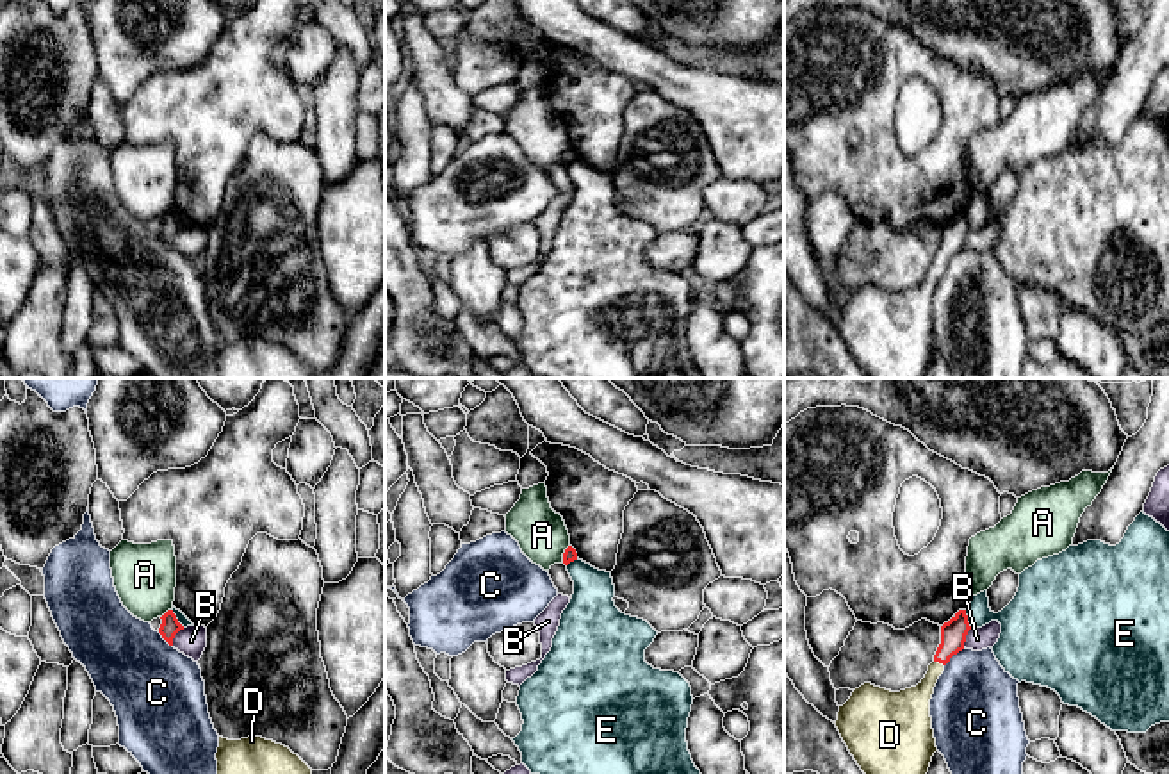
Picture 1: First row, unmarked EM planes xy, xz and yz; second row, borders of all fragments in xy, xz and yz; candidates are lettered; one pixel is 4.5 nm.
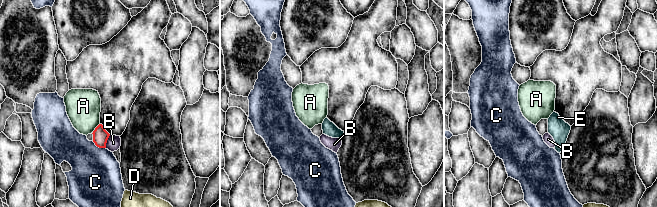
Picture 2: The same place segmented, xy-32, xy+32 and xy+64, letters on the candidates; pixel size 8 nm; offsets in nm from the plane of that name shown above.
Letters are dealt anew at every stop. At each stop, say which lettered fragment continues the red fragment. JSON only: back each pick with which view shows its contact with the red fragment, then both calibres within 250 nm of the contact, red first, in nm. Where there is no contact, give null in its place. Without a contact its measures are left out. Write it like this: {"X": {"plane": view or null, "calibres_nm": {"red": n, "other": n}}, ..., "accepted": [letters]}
{"D": {"plane": "yz", "calibres_nm": {"red": 120, "other": 180}}, "accepted": ["D"]}

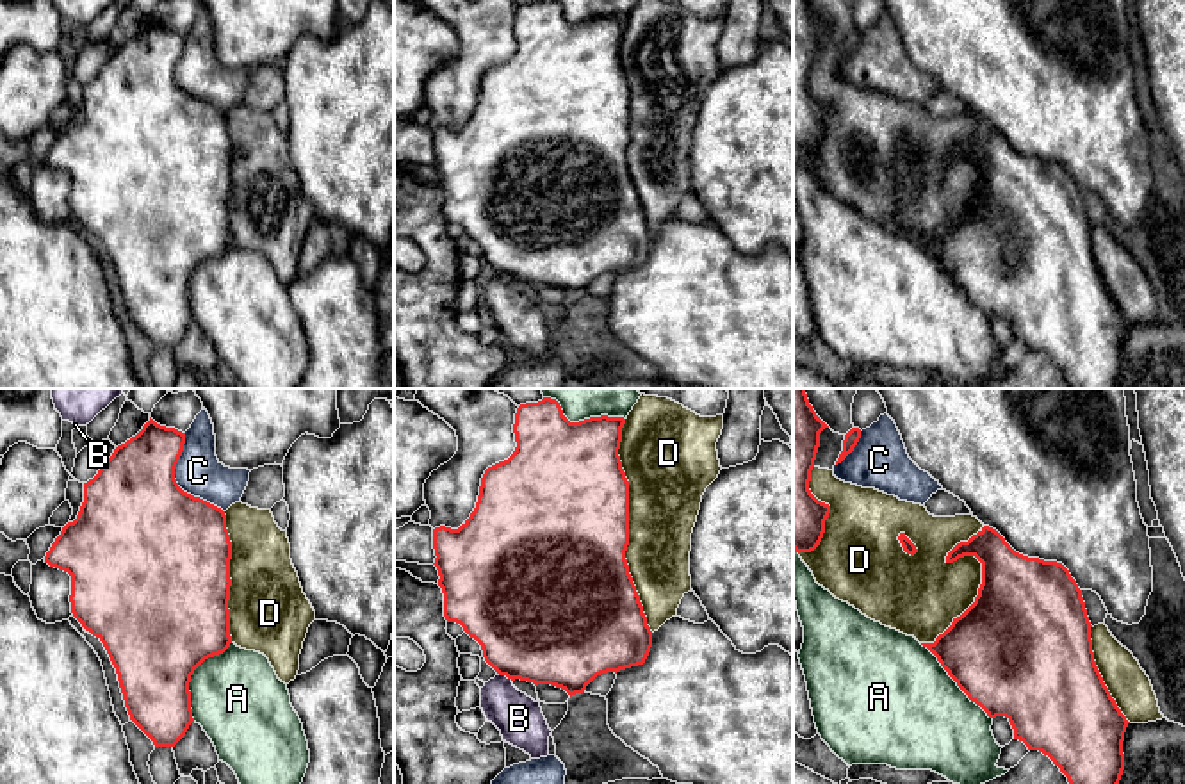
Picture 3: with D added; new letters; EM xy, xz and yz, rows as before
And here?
{"accepted": []}

